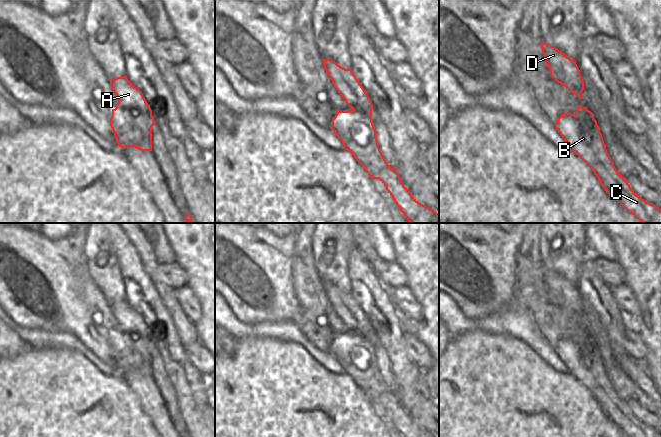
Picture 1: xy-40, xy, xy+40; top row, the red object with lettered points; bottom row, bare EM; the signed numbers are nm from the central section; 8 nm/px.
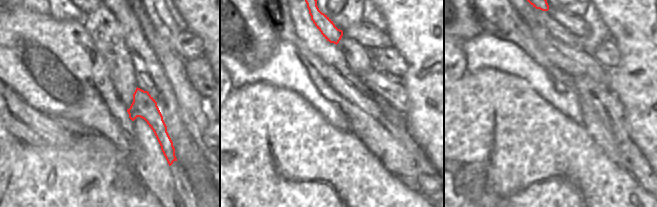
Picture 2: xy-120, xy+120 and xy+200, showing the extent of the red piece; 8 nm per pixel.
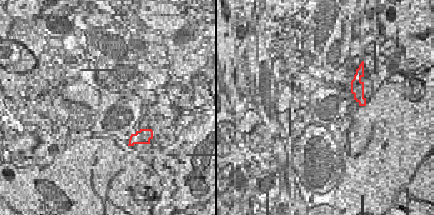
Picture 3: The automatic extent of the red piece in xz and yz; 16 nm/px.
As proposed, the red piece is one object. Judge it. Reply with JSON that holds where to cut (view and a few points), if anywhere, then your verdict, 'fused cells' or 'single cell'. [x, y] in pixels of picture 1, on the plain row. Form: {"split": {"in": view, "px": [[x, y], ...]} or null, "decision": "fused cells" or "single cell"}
{"split": {"in": "xy-40", "px": [[118, 326], [127, 334], [128, 352], [143, 352], [150, 356]]}, "decision": "fused cells"}

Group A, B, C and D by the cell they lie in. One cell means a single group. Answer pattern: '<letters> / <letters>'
A D / B C

